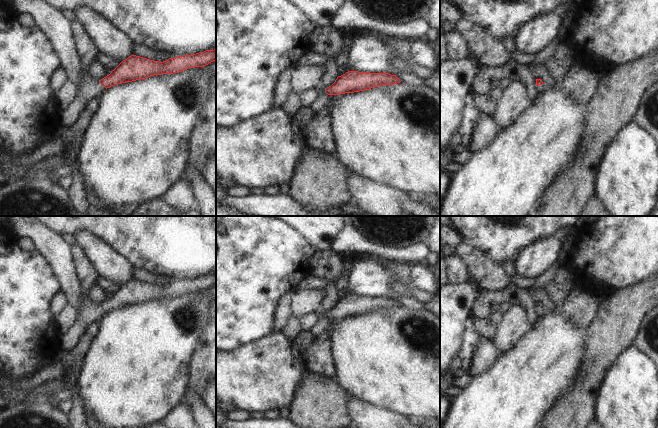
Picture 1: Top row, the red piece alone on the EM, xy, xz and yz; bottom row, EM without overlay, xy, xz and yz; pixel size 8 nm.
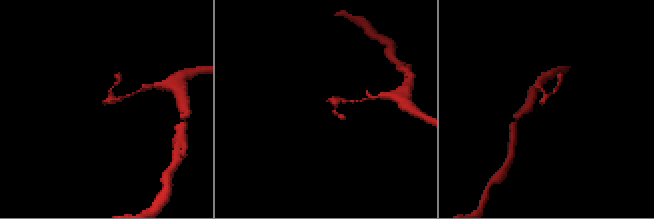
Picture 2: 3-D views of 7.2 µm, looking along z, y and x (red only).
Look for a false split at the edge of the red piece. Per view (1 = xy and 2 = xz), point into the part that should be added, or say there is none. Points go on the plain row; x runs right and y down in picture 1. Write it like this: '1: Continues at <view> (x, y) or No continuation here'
1: No continuation here
2: No continuation here.

